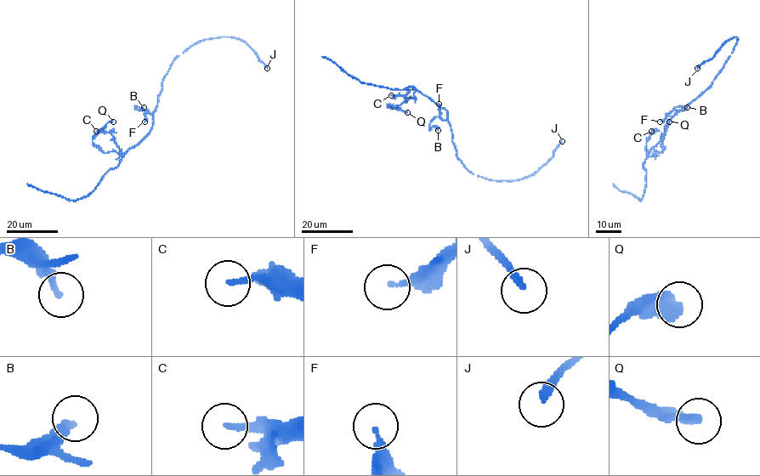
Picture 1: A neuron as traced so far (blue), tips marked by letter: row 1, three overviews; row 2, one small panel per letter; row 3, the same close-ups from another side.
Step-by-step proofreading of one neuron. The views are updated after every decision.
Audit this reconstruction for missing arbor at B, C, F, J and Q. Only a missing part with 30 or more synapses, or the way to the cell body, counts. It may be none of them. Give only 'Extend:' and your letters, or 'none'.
Extend: J

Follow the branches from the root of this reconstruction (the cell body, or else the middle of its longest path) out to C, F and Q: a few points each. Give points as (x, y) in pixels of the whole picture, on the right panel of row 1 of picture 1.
C: (681, 109), (671, 119), (660, 140), (648, 153), (646, 144), (651, 131)
F: (681, 109), (677, 113), (674, 110), (672, 110), (660, 121)
Q: (681, 109), (671, 119), (664, 136), (648, 155), (662, 151), (662, 136), (669, 121)

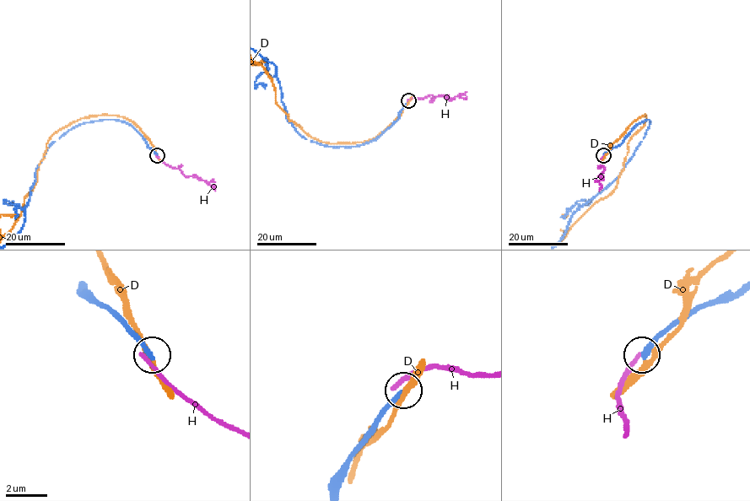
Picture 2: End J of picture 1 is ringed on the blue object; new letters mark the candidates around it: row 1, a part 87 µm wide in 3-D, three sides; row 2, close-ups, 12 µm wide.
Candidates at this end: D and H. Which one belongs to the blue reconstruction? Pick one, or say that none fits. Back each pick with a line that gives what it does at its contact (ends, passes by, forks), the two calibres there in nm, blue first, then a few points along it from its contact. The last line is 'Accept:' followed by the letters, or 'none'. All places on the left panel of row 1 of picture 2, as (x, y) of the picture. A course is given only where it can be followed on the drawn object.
Accept: none

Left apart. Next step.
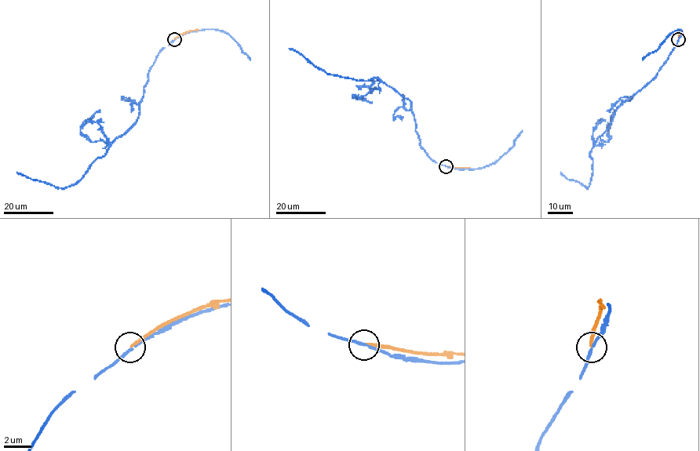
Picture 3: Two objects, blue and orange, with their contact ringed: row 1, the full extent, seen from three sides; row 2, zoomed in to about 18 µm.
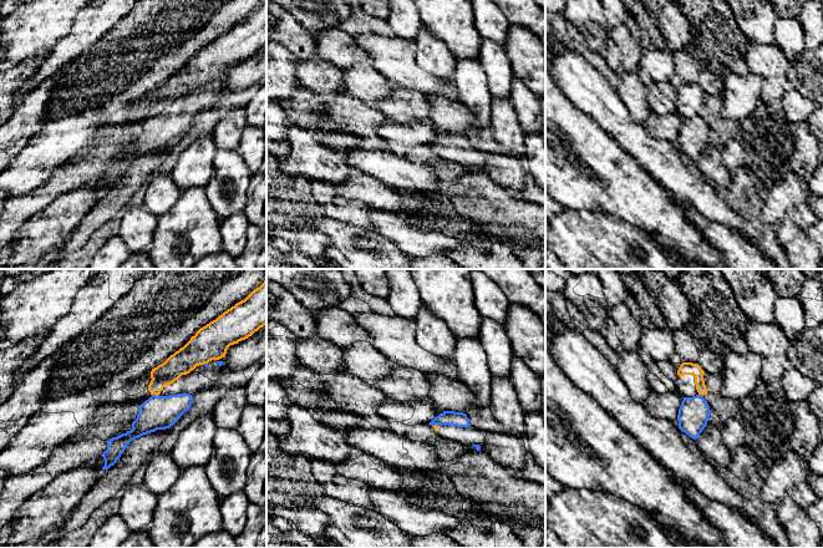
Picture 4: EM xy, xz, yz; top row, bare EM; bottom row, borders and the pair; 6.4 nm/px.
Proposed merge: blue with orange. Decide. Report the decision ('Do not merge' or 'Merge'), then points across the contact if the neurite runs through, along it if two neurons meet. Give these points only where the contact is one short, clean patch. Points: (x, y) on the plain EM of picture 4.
Do not merge. Boundary: xy (152, 115), (158, 116)

